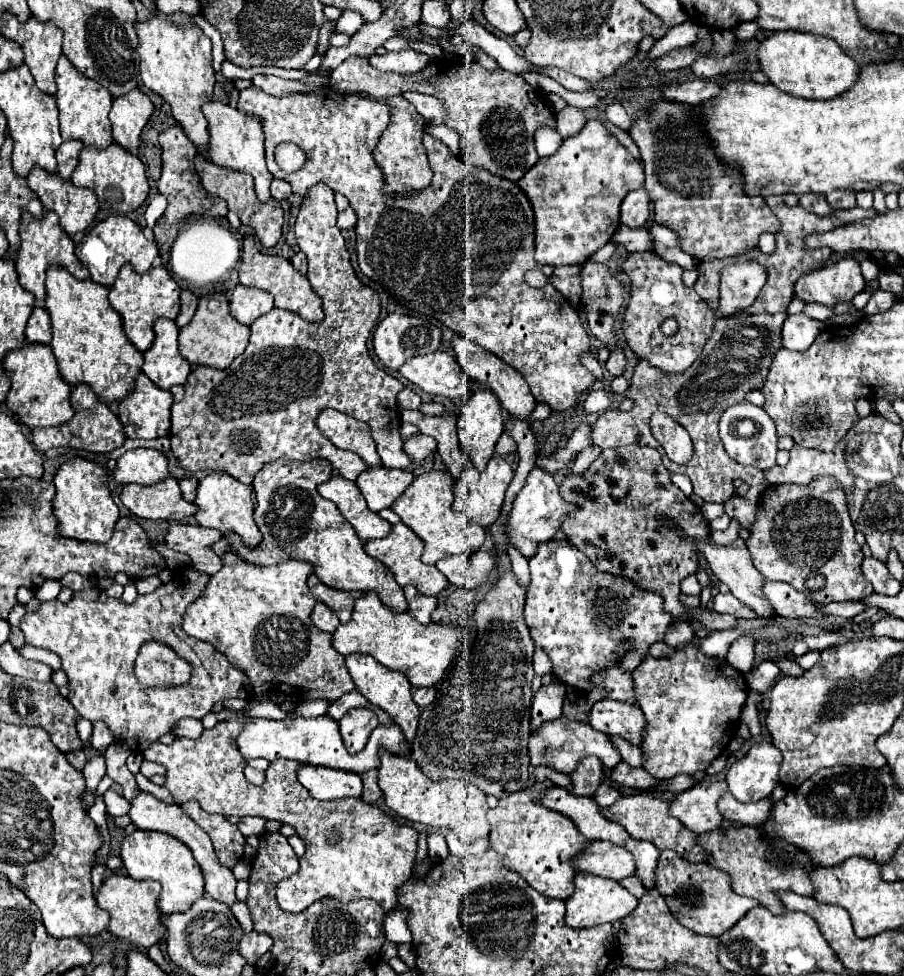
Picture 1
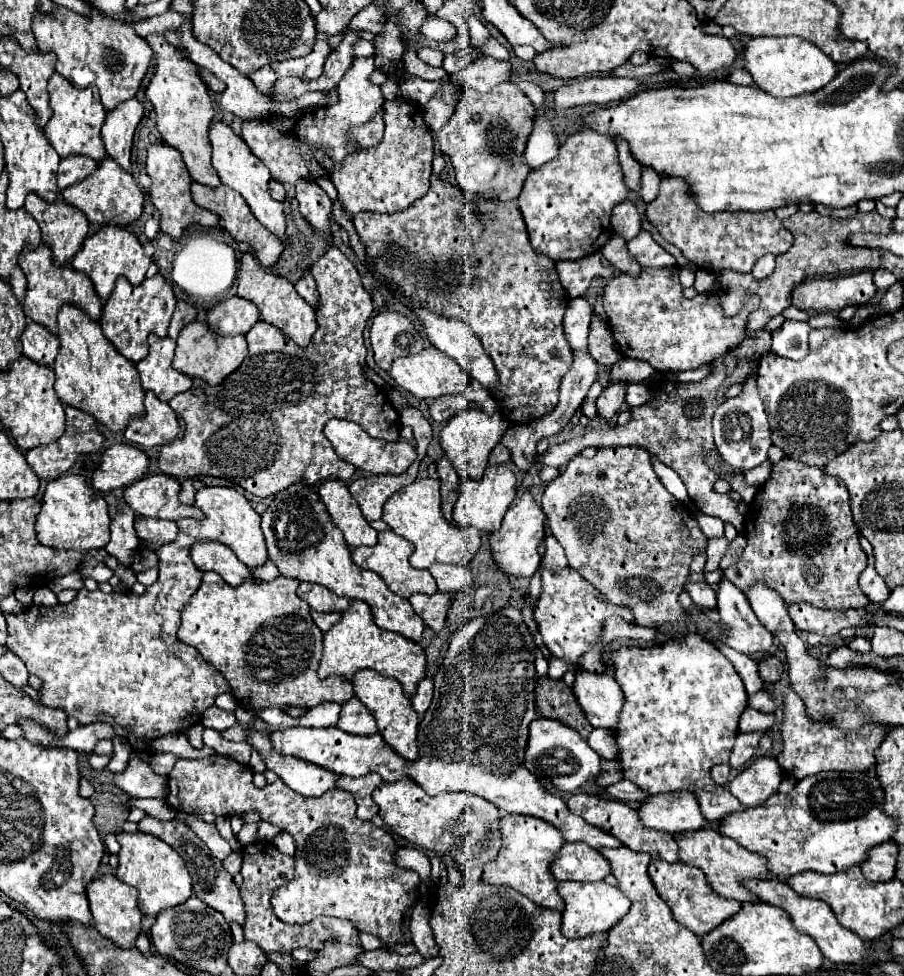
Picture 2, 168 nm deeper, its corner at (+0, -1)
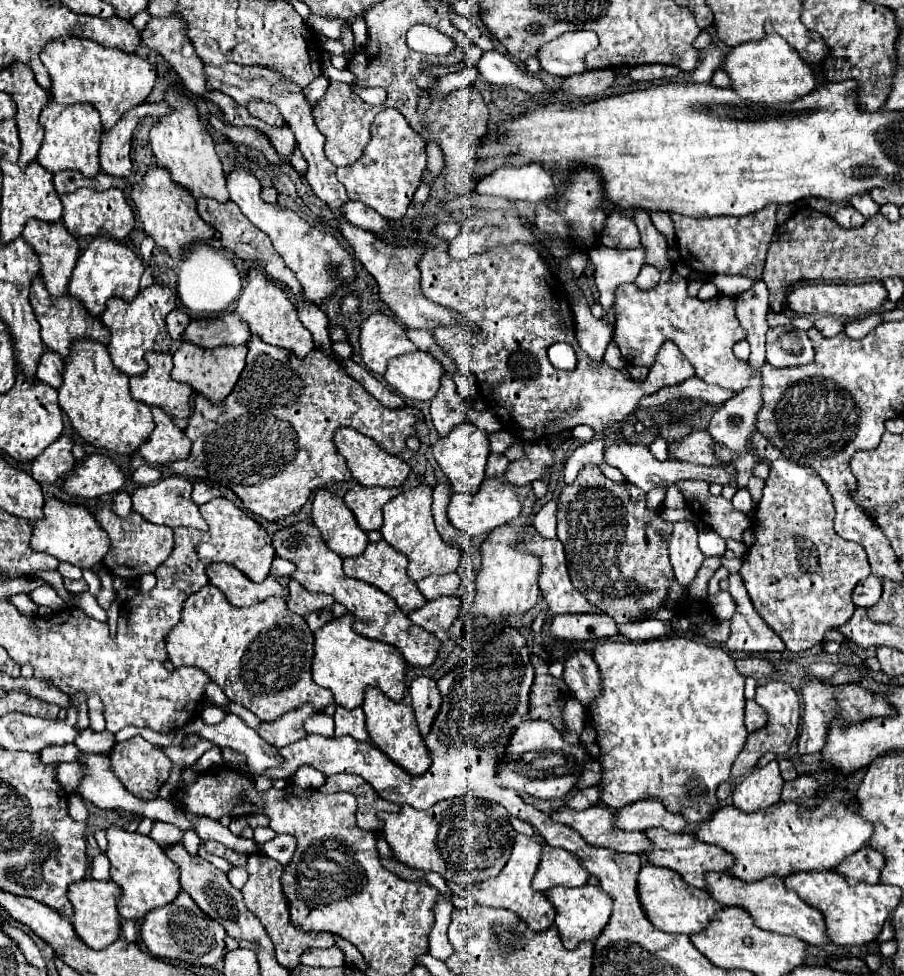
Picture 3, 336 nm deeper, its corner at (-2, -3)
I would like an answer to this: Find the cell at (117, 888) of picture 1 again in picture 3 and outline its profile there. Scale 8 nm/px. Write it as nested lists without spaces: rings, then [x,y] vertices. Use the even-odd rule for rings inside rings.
[[[86,877],[80,883],[70,885],[68,893],[72,905],[74,905],[74,917],[72,925],[82,937],[82,941],[92,949],[106,949],[114,941],[120,939],[120,915],[118,915],[118,899],[122,897],[122,889],[114,881],[96,881],[92,877]]]

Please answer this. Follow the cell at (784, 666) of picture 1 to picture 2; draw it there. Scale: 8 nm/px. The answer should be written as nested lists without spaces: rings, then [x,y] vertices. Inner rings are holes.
[[[766,657],[766,659],[758,661],[758,673],[764,683],[776,683],[784,675],[784,663],[776,657]]]

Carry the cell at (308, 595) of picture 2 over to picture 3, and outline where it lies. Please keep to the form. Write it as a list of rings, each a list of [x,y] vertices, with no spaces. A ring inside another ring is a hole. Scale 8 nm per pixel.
[[[290,581],[288,591],[290,591],[290,595],[288,595],[288,609],[298,613],[298,615],[310,615],[314,611],[320,611],[320,609],[330,607],[330,605],[336,603],[336,599],[332,595],[310,593],[302,585],[298,585],[296,581]]]

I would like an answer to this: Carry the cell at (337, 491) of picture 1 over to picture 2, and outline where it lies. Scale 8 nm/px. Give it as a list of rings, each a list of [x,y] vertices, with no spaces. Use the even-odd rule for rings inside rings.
[[[324,481],[318,487],[318,495],[322,503],[326,505],[332,521],[342,531],[344,541],[350,549],[362,547],[362,545],[374,545],[378,533],[370,527],[370,523],[362,517],[360,507],[356,505],[354,497],[346,489],[342,481]]]

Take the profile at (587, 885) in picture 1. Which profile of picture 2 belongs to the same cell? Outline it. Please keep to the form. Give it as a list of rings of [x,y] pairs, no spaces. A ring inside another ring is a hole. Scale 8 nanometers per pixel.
[[[560,881],[558,893],[566,905],[562,911],[562,935],[568,939],[580,939],[580,937],[586,937],[590,933],[606,933],[630,909],[630,901],[620,893],[620,889],[612,887],[604,881],[596,881],[596,883]]]

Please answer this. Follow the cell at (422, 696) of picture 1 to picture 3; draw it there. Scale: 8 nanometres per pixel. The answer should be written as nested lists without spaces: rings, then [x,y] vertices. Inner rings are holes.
[[[416,677],[410,683],[408,695],[410,695],[410,705],[416,713],[420,733],[422,733],[422,737],[426,737],[426,733],[430,731],[430,725],[440,709],[440,703],[442,703],[436,681],[430,677]]]

